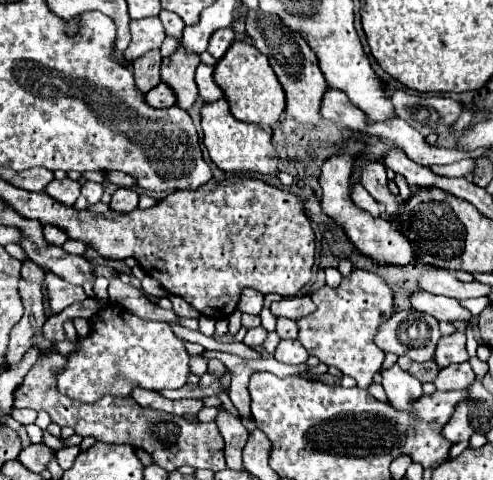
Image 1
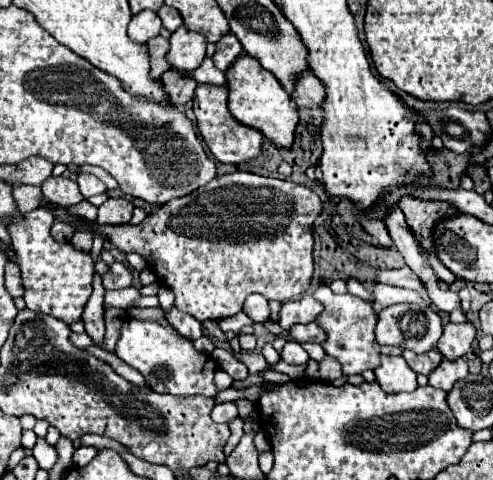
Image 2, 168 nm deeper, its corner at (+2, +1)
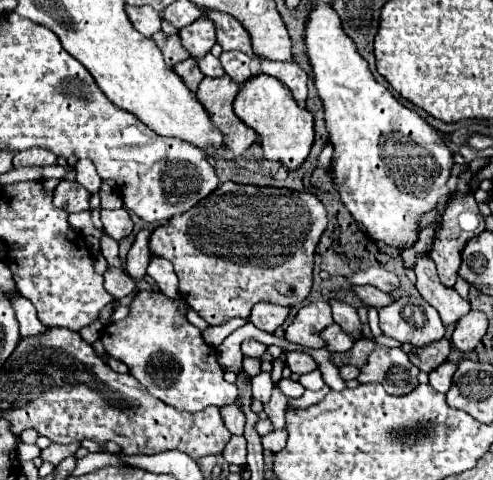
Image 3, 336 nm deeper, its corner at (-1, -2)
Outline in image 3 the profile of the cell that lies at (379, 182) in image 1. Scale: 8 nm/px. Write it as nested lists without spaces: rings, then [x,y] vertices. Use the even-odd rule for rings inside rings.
[[[418,256],[414,272],[416,272],[416,290],[430,306],[438,310],[446,326],[456,324],[464,314],[470,312],[470,304],[464,298],[460,298],[460,294],[454,288],[442,286],[436,274],[436,264],[430,258]]]

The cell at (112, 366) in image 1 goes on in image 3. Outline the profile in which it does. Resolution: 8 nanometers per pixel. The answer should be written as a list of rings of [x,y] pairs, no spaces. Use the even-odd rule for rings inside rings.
[[[138,292],[130,304],[130,316],[120,322],[110,322],[100,340],[106,352],[122,360],[152,396],[178,410],[200,412],[212,404],[226,406],[238,396],[238,386],[224,380],[216,350],[204,342],[196,326],[176,312],[170,298],[162,292]]]

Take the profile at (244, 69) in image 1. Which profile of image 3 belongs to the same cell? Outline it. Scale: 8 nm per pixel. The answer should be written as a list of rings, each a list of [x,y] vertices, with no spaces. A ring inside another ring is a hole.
[[[256,74],[248,78],[234,100],[234,114],[262,138],[262,150],[268,160],[278,160],[290,170],[298,168],[312,146],[314,140],[314,118],[306,108],[300,108],[290,94],[288,86],[270,78],[266,74]]]

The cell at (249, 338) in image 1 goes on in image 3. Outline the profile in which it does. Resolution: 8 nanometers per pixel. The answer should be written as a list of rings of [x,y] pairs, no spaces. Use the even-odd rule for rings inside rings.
[[[250,340],[250,342],[242,342],[242,352],[244,352],[244,356],[260,358],[266,352],[266,346],[260,344],[260,342],[256,342],[256,340]]]

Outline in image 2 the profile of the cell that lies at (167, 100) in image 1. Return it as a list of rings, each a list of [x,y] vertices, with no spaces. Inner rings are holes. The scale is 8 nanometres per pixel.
[[[169,69],[167,73],[163,73],[161,83],[163,83],[165,91],[169,91],[169,101],[177,107],[189,103],[193,99],[193,91],[197,87],[197,83],[191,75],[181,75],[175,69]]]

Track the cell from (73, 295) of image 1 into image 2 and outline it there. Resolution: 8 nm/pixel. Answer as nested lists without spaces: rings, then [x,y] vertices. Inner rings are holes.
[[[47,203],[47,207],[39,205],[35,211],[23,215],[23,221],[7,227],[7,233],[11,237],[17,265],[21,269],[21,281],[25,289],[23,299],[27,303],[27,309],[43,315],[53,315],[71,325],[81,319],[85,303],[91,297],[95,269],[89,253],[75,249],[69,241],[59,243],[51,237],[51,225],[55,223],[51,209],[51,203]]]

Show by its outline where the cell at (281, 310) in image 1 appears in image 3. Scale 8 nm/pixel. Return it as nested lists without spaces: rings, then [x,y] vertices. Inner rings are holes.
[[[312,302],[298,310],[292,322],[286,328],[286,340],[294,344],[302,344],[306,348],[322,348],[324,342],[320,340],[320,330],[330,326],[332,312],[328,302]]]

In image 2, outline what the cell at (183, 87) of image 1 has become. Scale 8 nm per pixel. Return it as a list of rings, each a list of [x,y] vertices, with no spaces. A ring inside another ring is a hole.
[[[181,25],[171,35],[171,53],[167,55],[167,61],[171,63],[171,67],[187,71],[187,75],[191,75],[195,67],[199,67],[199,63],[205,59],[205,49],[207,39],[201,33]]]

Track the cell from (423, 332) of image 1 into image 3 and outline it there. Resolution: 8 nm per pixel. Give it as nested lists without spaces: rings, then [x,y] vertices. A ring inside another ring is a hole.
[[[402,296],[390,306],[380,308],[380,328],[384,336],[414,348],[432,344],[446,332],[440,314],[420,296]]]

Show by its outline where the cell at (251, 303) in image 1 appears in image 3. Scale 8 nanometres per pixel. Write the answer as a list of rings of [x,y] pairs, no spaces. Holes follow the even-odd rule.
[[[256,304],[250,314],[250,322],[266,332],[274,332],[278,326],[284,324],[290,308],[280,304]]]

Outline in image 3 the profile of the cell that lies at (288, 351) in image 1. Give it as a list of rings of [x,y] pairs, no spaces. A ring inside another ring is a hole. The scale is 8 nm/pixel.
[[[298,350],[288,352],[286,364],[288,364],[288,368],[290,368],[292,372],[296,372],[296,374],[306,374],[306,372],[312,372],[312,370],[318,368],[316,362],[314,362],[314,358],[312,358],[310,354],[298,352]]]

